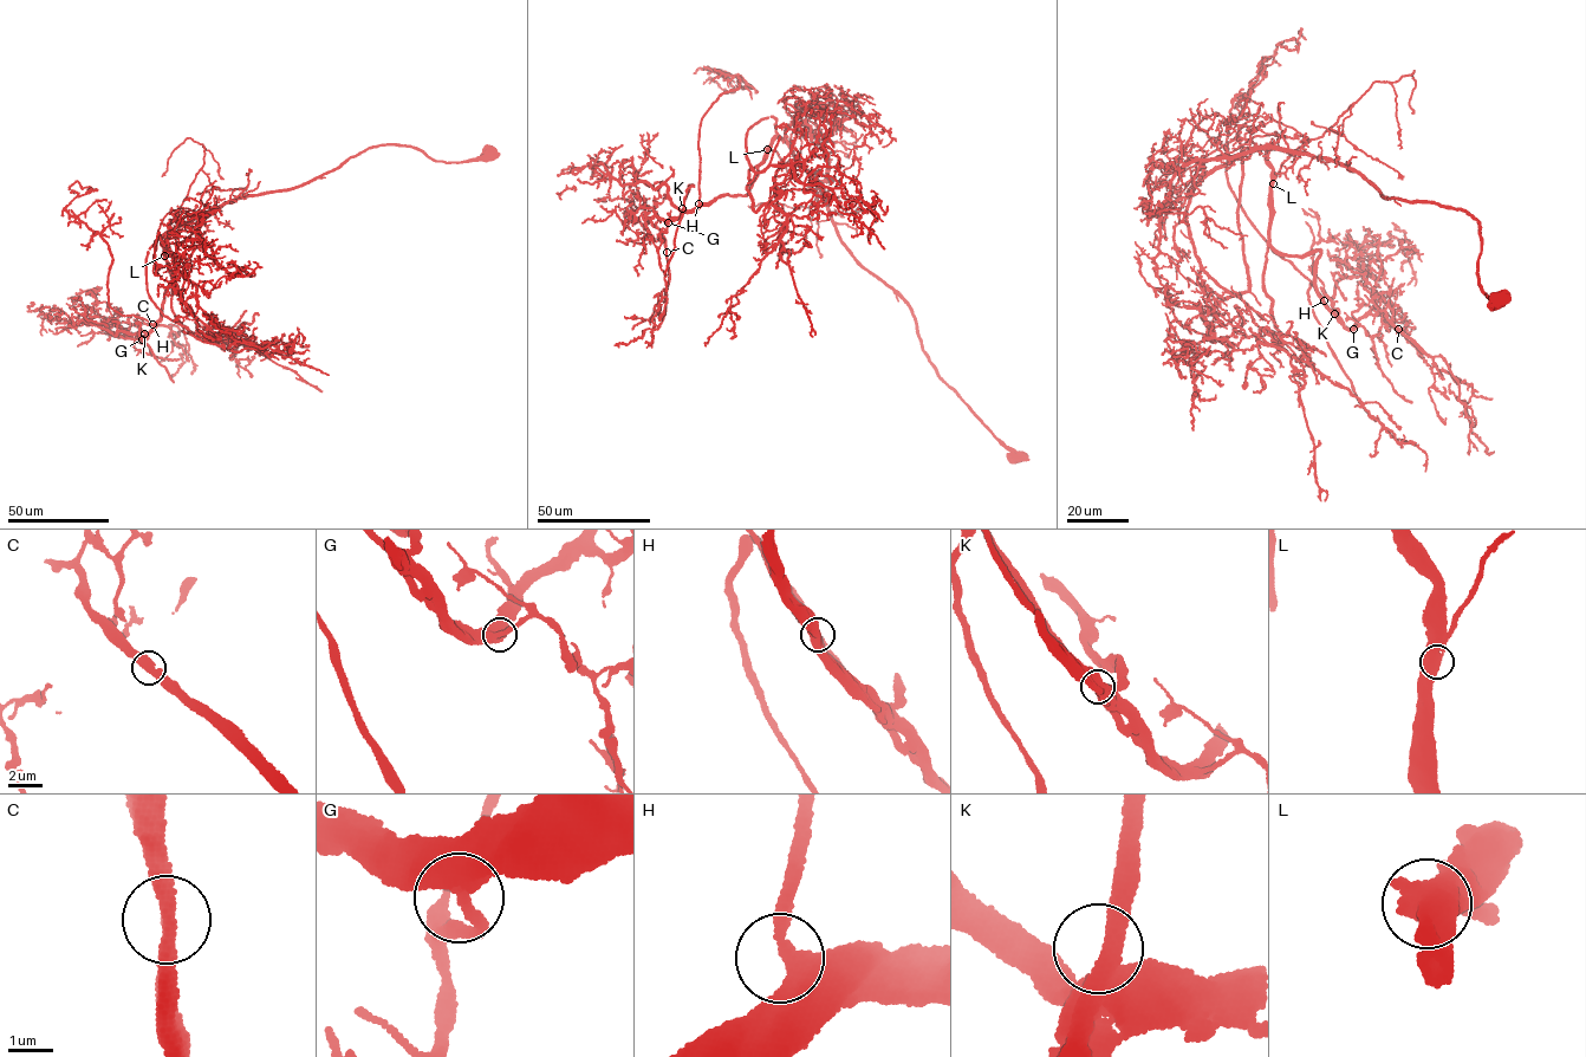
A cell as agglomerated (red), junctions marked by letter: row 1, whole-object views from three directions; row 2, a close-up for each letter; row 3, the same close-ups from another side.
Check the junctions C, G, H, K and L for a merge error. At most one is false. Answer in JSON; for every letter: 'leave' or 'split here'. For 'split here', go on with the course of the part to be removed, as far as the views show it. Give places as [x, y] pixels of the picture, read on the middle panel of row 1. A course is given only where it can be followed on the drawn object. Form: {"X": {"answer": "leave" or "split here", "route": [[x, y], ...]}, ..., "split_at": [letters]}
{"C": {"answer": "leave"}, "G": {"answer": "leave"}, "H": {"answer": "leave"}, "K": {"answer": "leave"}, "L": {"answer": "split here", "route": [[767, 149], [774, 150], [784, 163], [800, 156], [799, 130], [782, 101], [792, 88], [799, 86], [804, 91]]}, "split_at": ["L"]}

